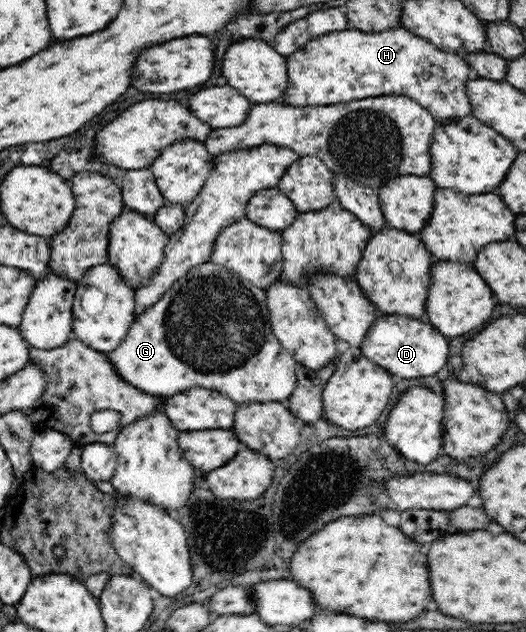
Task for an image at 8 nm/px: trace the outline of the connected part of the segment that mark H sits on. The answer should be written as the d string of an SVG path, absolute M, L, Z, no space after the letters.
M404 27L384 32L362 32L344 29L310 40L302 50L288 56L288 88L280 102L295 107L314 107L362 100L366 96L409 96L421 104L438 121L472 115L470 99L466 96L466 82L479 78L478 73L464 61L464 56L450 54L434 46L429 40L412 34Z

